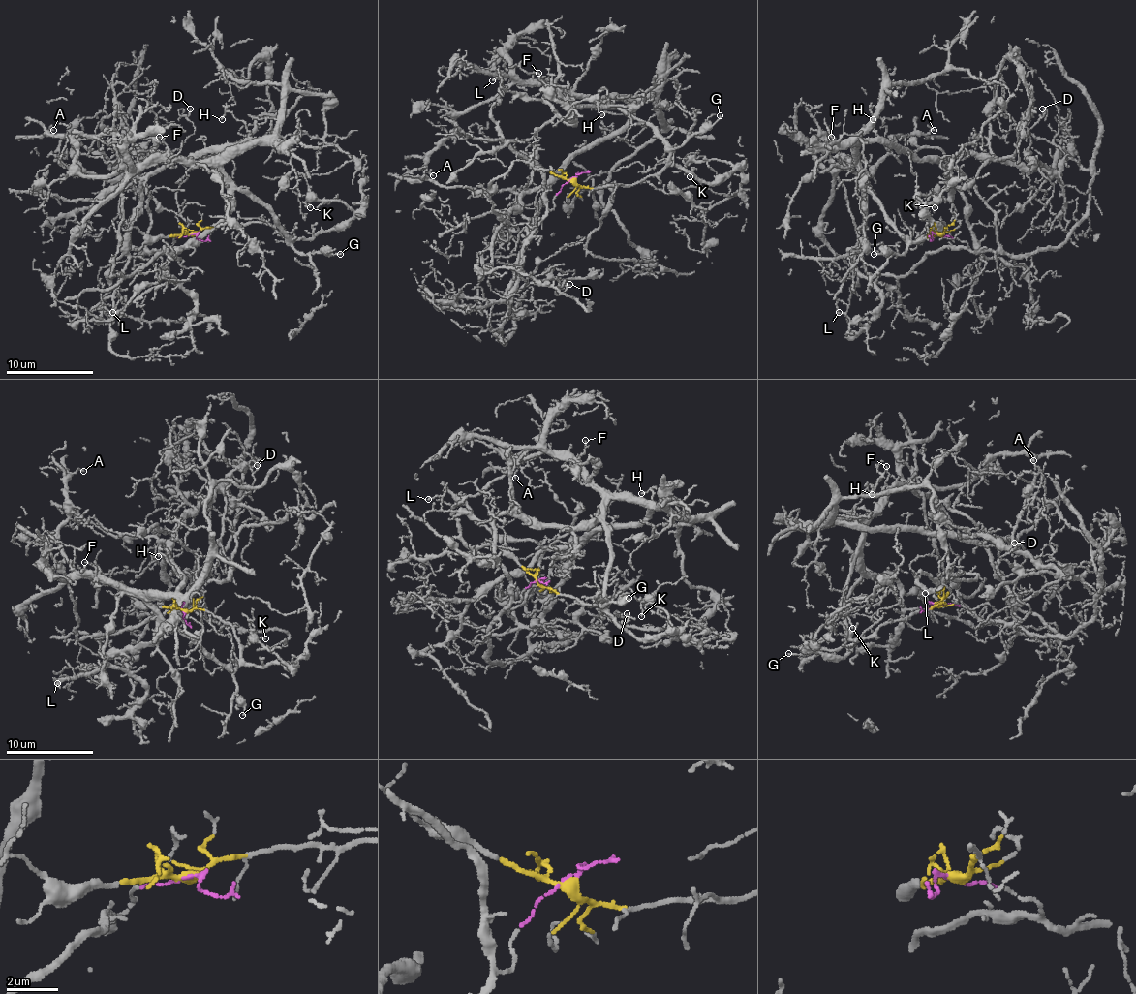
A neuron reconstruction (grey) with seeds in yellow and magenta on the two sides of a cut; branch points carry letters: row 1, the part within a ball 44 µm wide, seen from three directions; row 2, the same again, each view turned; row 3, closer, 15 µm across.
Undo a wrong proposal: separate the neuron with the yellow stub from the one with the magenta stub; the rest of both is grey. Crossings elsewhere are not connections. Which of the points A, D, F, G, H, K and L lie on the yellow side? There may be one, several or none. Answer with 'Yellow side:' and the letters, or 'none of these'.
Yellow side: A, D, F, G, H, K, L

